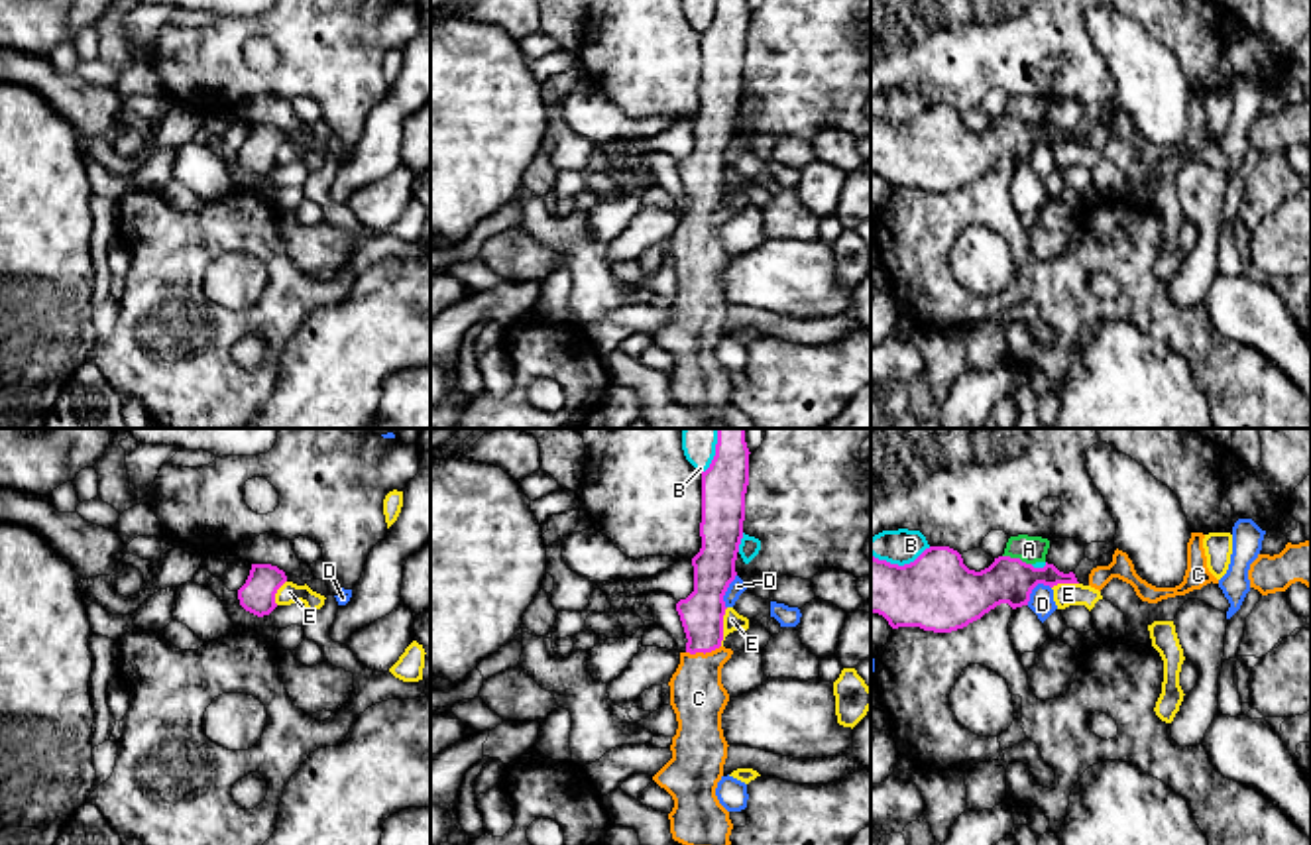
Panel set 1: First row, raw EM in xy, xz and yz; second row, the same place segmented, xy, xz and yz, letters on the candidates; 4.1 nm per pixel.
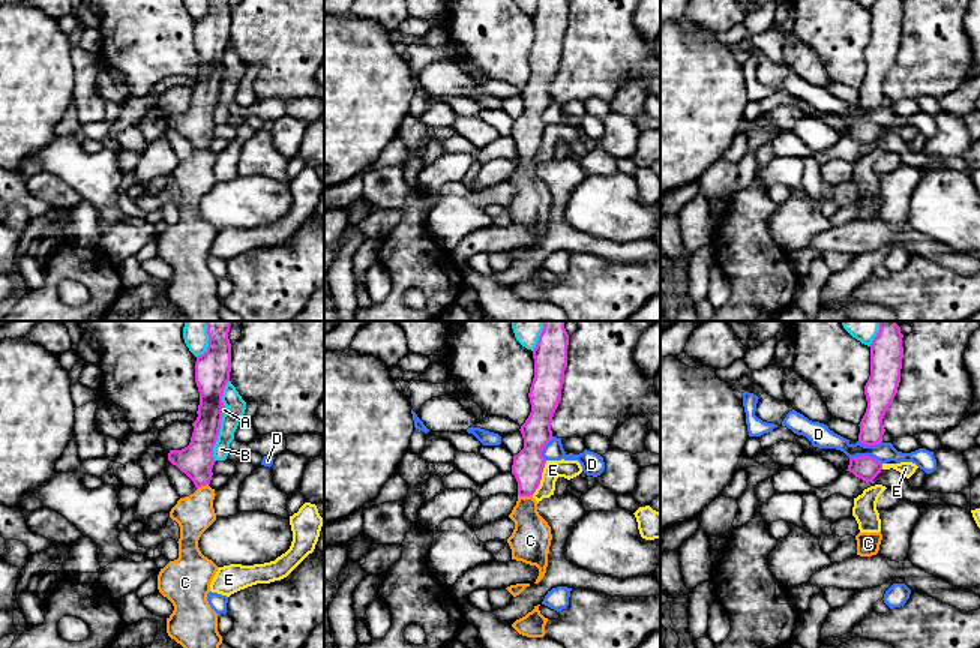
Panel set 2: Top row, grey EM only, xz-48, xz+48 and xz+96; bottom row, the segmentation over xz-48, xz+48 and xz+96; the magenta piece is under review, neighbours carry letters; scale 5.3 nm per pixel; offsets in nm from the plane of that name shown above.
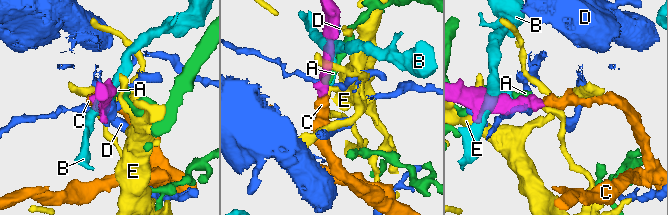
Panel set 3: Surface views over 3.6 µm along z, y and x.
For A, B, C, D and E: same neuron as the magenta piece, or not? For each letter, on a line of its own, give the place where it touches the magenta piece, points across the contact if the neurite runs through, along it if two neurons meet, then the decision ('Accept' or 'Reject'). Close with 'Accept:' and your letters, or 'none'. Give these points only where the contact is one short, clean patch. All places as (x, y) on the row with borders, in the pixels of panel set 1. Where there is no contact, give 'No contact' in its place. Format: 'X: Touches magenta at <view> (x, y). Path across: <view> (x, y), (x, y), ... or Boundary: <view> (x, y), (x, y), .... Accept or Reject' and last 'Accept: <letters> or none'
A: Touches magenta at yz (1017, 559). Boundary: yz (1003, 555), (1030, 564). Reject
B: Touches magenta at xz (740, 543). Reject
C: Touches magenta at xz (702, 651). Path across: xz (702, 612), (702, 651), (698, 698). Accept
D: Touches magenta at yz (1034, 586). Reject
E: Touches magenta at xz (722, 627). Reject
Accept: C

